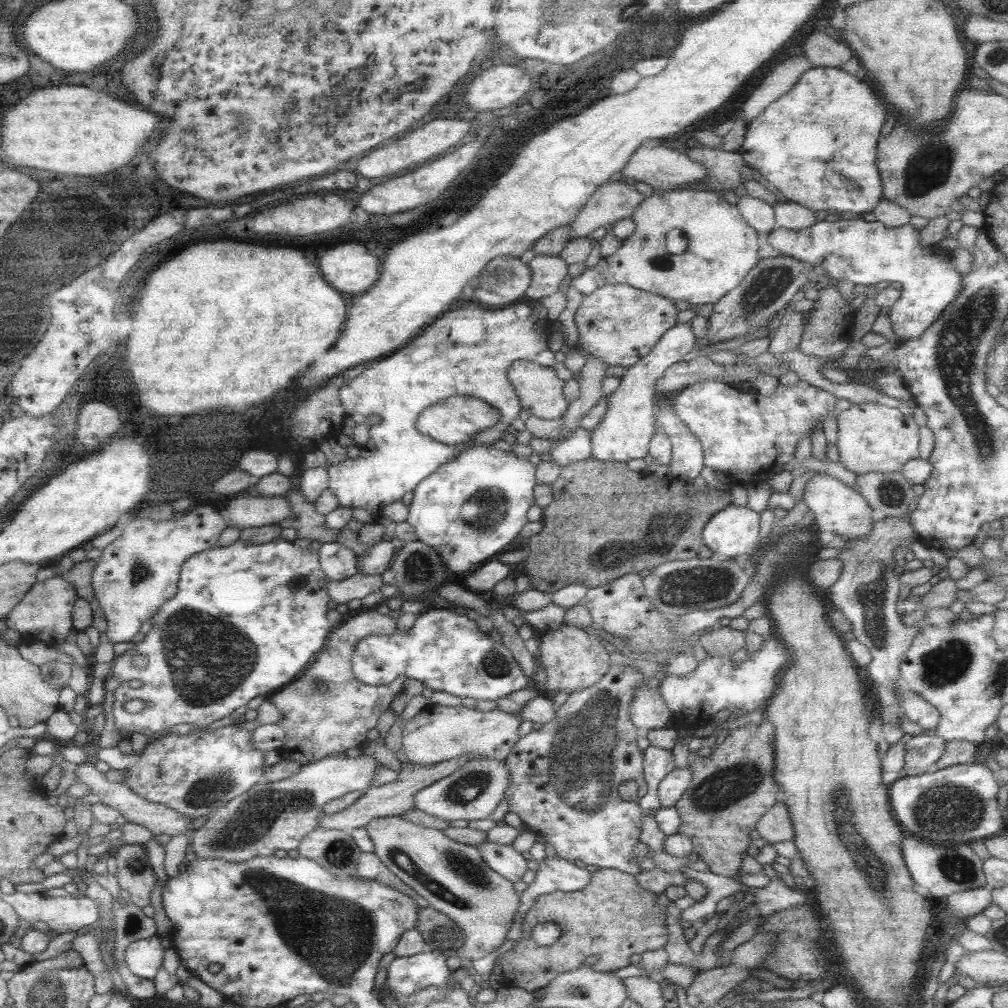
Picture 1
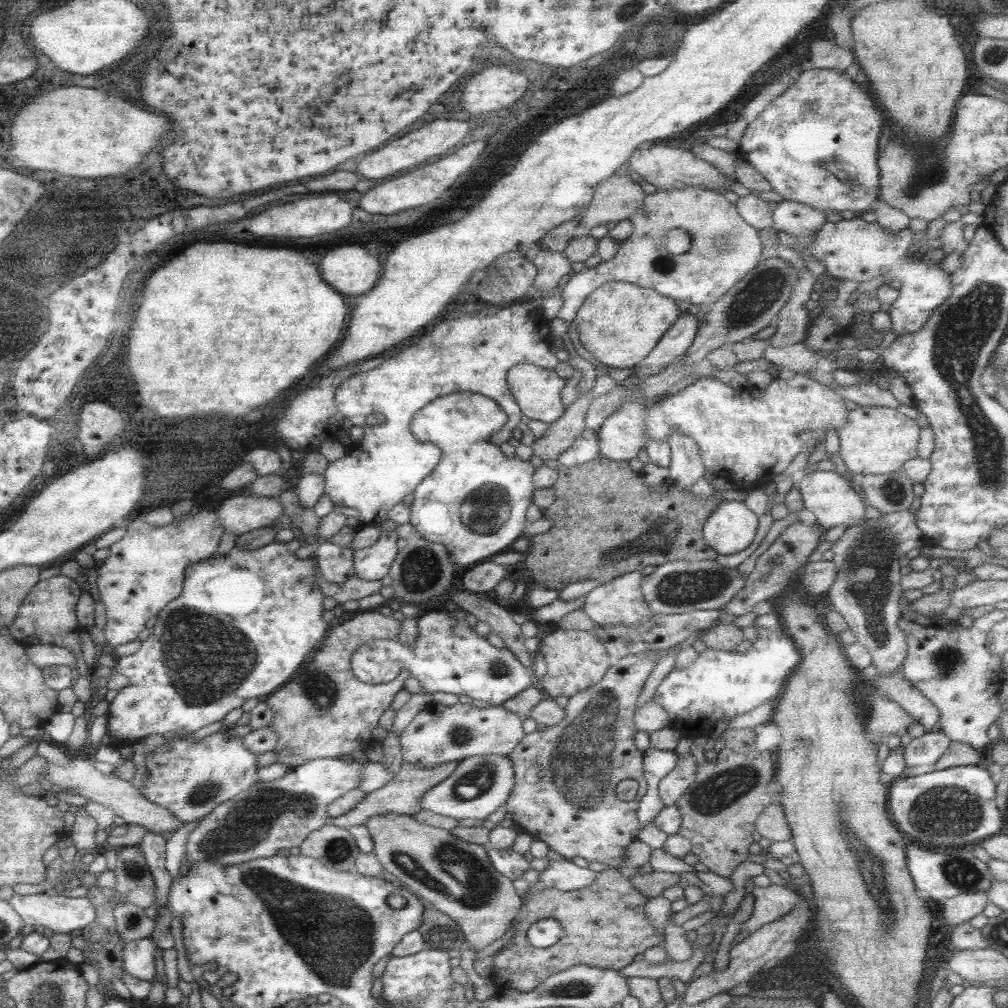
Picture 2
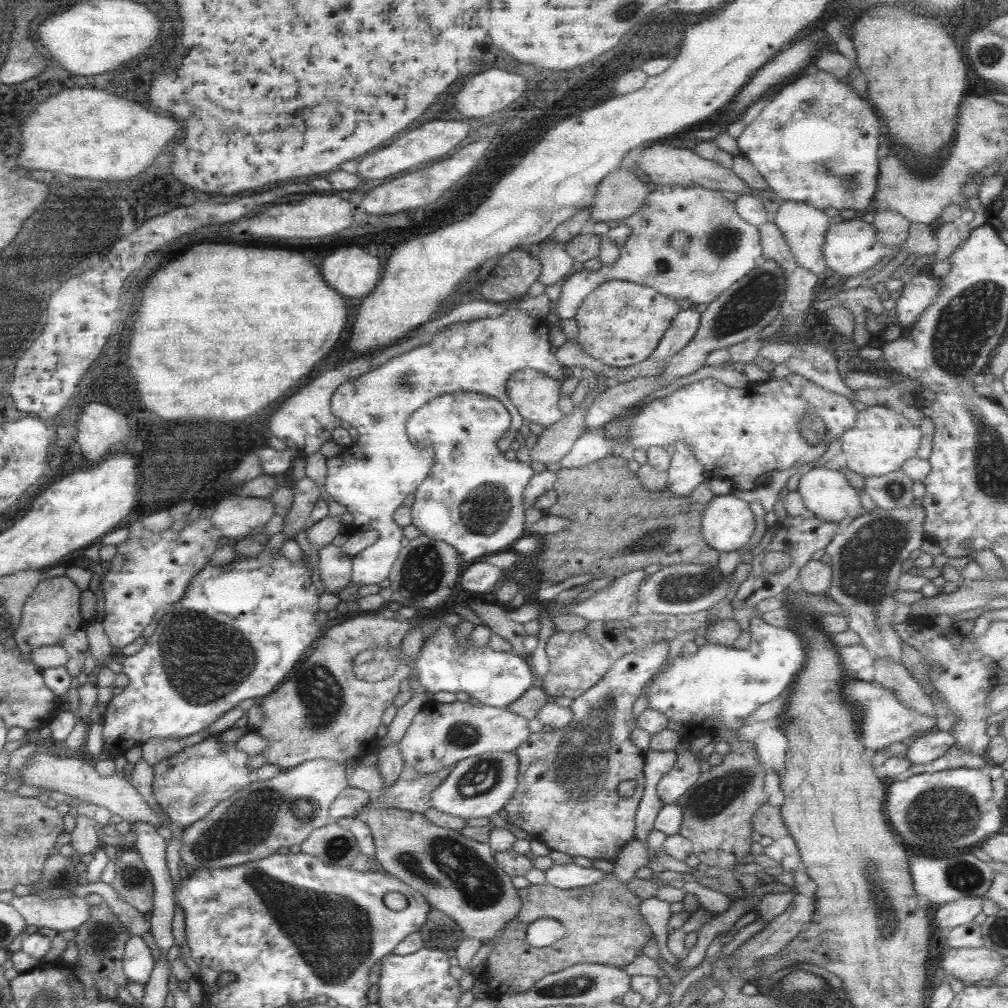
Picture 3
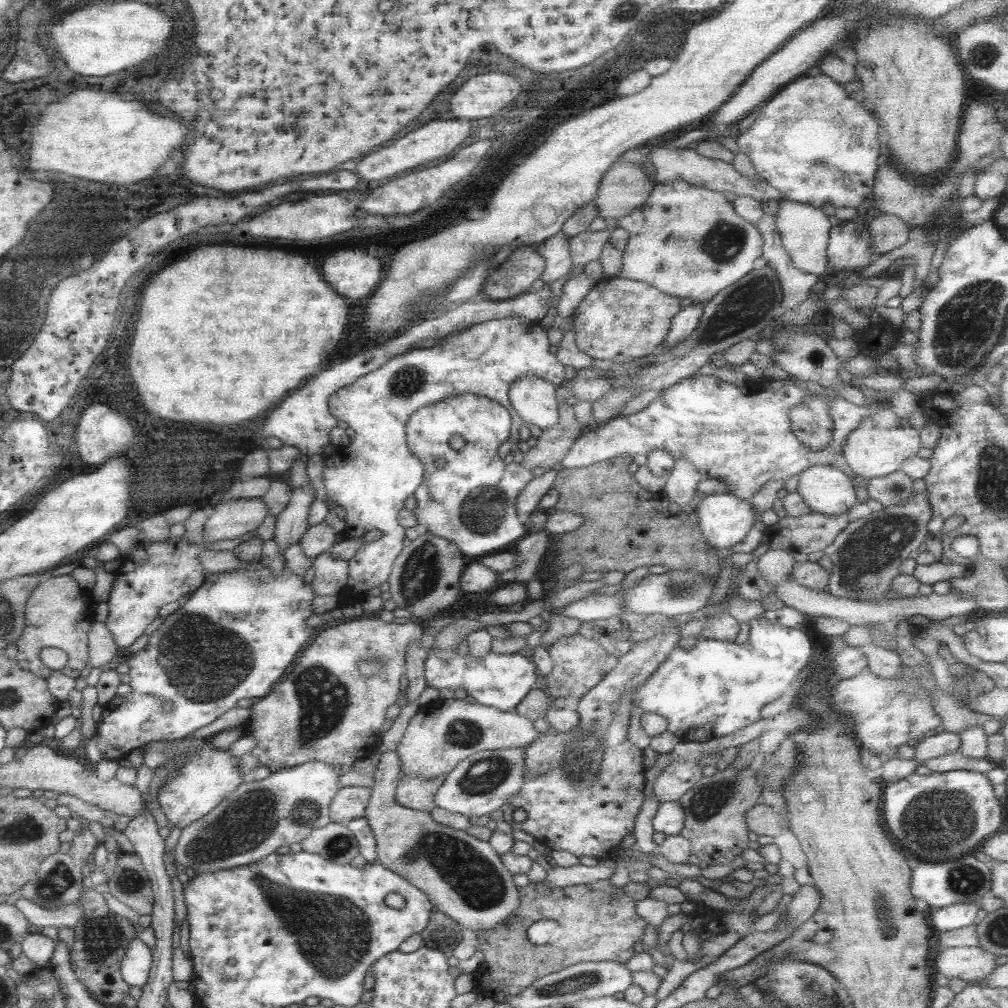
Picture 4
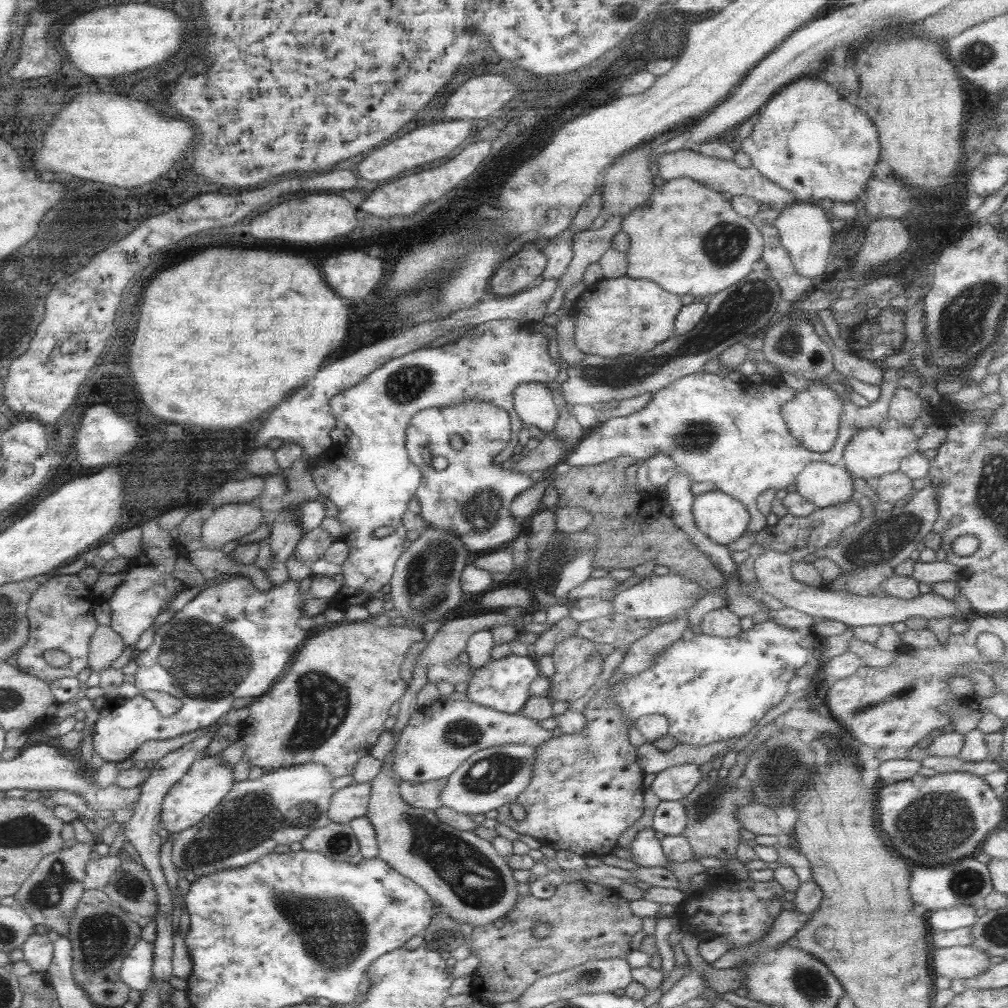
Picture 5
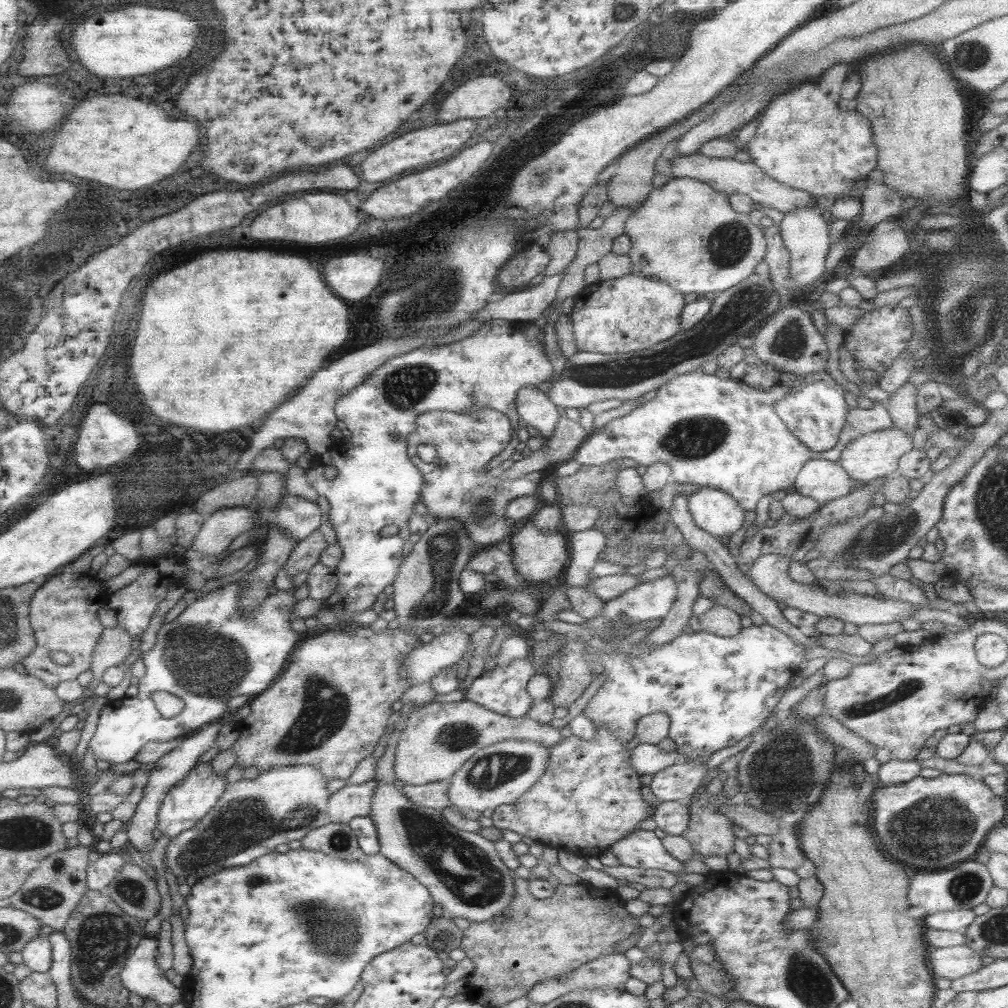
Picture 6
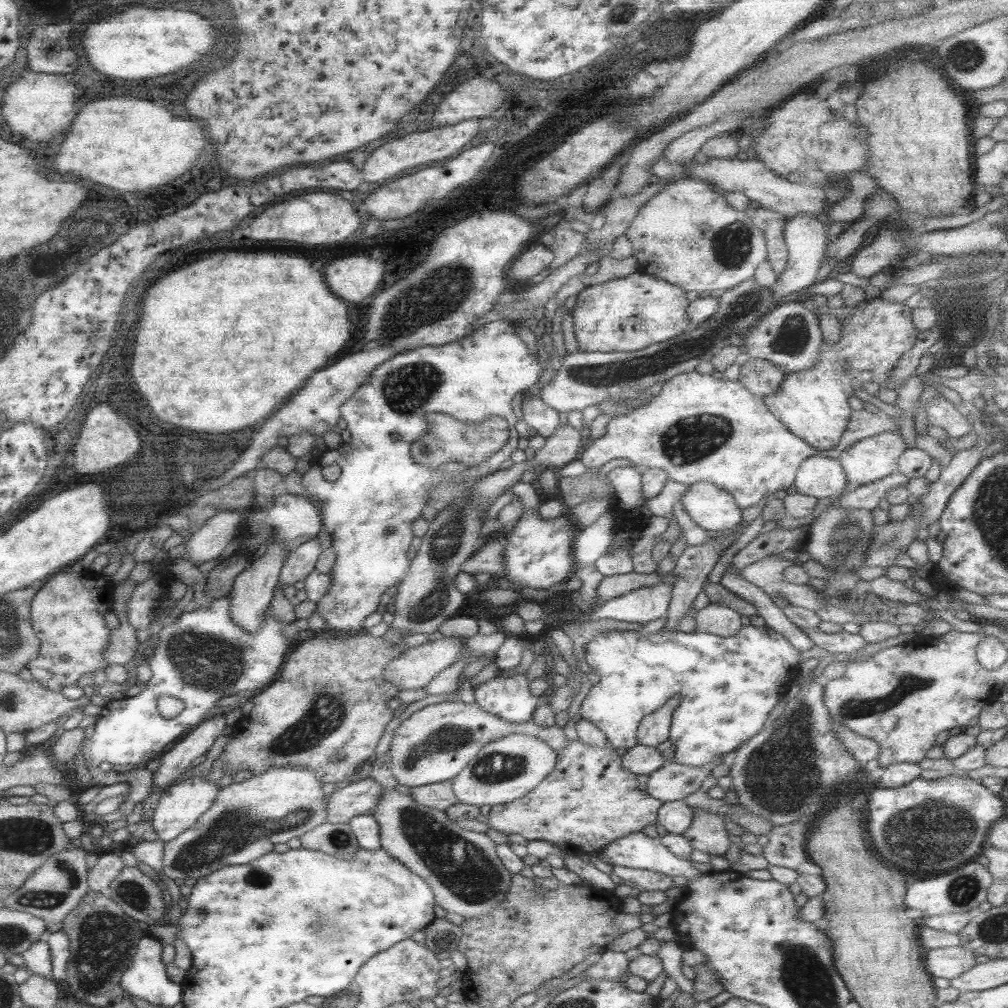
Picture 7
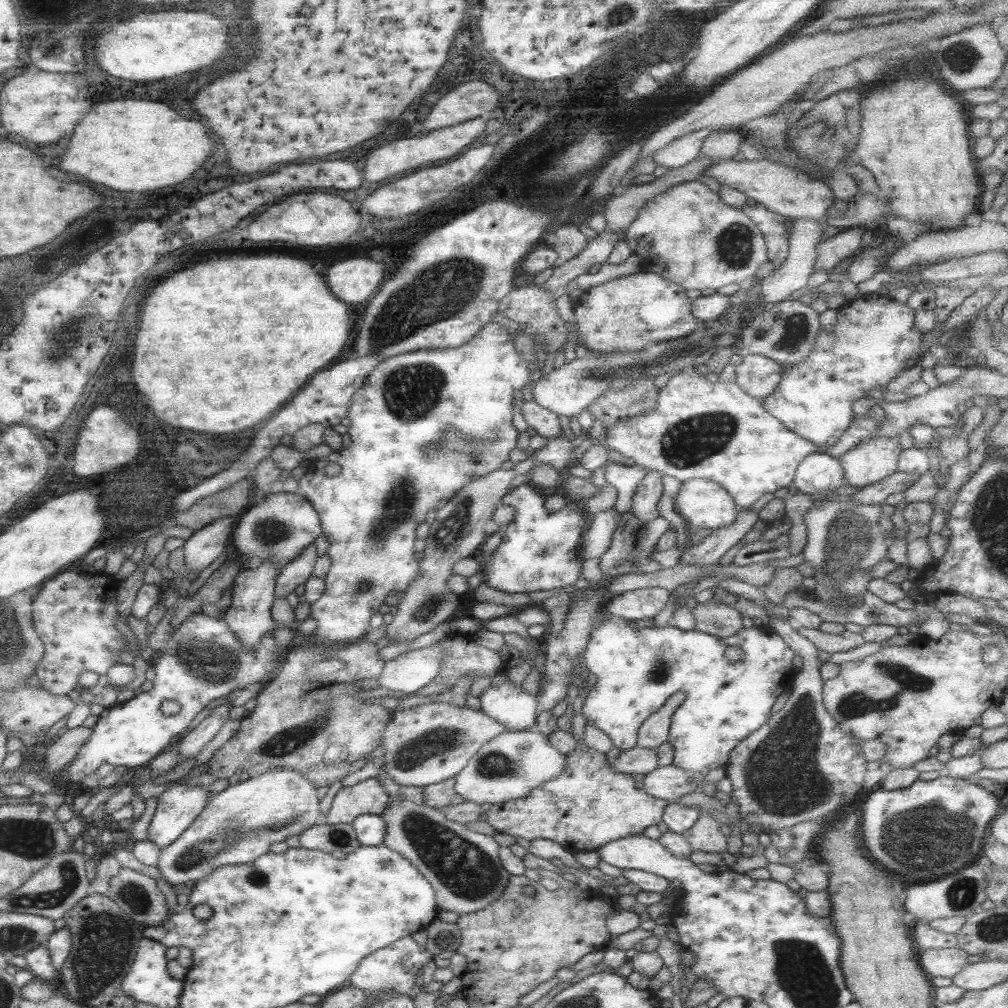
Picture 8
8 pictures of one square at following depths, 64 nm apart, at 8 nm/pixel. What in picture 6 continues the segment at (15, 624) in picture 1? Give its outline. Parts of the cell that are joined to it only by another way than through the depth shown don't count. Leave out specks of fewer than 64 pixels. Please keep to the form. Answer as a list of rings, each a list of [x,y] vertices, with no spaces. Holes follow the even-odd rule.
[[[66,565],[48,576],[32,594],[28,604],[28,622],[35,640],[30,654],[20,661],[25,673],[53,689],[65,680],[76,680],[79,674],[88,672],[95,642],[103,631],[97,612],[102,604],[107,605],[109,596],[101,590],[101,580],[91,579],[85,573],[73,573]],[[51,652],[67,654],[69,663],[64,666],[53,664],[49,660]]]

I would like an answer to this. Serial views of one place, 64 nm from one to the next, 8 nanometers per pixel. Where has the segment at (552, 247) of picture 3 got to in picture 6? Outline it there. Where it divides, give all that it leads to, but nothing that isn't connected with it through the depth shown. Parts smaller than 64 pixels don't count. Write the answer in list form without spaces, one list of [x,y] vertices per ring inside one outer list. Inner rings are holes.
[[[557,230],[551,234],[549,242],[541,248],[549,258],[541,272],[544,277],[559,274],[567,267],[574,258],[577,240],[575,230]]]

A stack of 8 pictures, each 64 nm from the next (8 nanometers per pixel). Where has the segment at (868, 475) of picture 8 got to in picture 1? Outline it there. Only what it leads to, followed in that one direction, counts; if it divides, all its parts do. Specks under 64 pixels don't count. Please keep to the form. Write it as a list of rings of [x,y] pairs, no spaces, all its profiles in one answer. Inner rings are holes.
[[[875,402],[852,404],[837,413],[836,424],[834,445],[839,454],[838,462],[855,475],[899,471],[905,462],[918,457],[918,426],[912,416],[902,414],[897,408]]]

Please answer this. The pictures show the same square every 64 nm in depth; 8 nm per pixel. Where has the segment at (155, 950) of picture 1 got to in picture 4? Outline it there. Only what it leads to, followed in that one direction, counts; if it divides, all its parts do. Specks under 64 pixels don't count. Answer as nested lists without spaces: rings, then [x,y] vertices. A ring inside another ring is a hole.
[[[133,938],[120,962],[119,972],[129,987],[141,988],[147,981],[152,960],[152,950],[137,938]]]

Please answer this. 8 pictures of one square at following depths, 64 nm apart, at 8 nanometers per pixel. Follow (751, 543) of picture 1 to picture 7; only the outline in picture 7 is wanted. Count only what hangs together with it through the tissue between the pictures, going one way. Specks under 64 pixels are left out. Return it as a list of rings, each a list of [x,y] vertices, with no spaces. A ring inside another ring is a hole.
[[[711,482],[689,484],[679,501],[685,515],[704,531],[725,532],[741,520],[741,509],[735,499]]]

